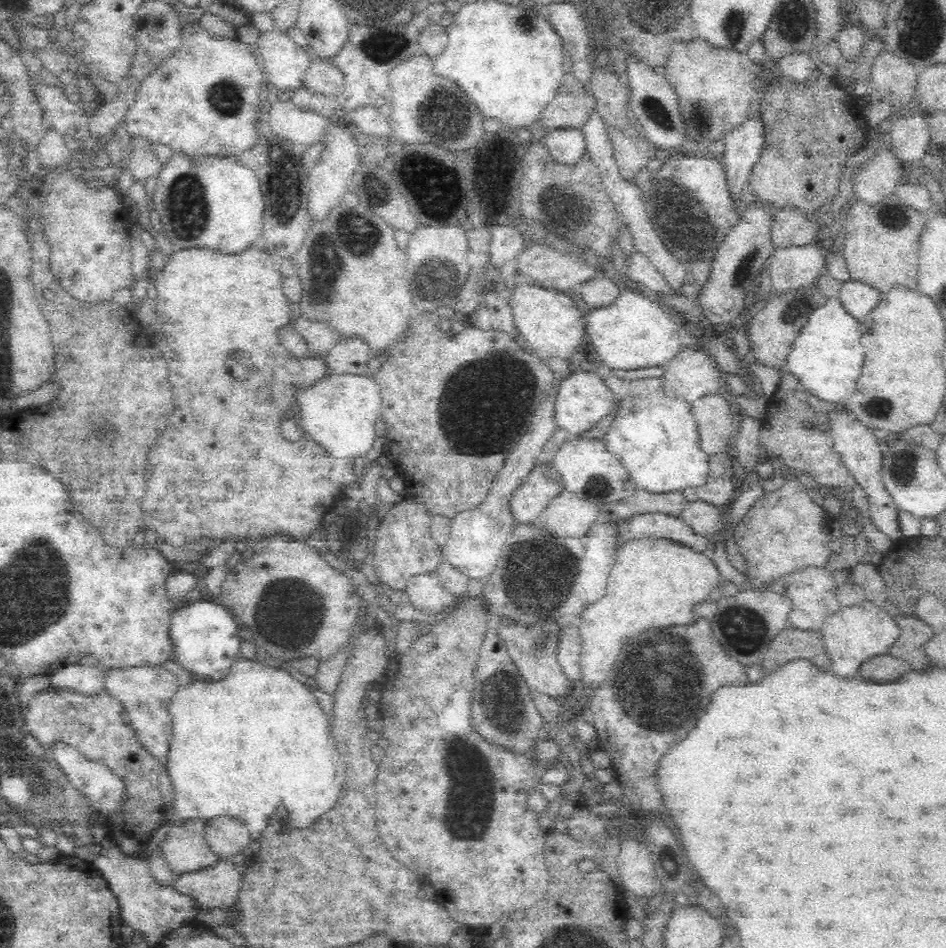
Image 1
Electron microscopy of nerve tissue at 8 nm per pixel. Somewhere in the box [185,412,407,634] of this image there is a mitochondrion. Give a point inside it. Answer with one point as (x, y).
(285, 592)

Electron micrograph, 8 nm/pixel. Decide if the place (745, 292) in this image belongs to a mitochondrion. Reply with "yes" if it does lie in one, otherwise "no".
no

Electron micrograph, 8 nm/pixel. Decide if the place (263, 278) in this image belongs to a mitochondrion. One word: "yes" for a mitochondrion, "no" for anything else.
no

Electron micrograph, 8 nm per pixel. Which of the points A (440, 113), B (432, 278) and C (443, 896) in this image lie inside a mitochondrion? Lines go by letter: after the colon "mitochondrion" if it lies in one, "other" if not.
A: mitochondrion
B: mitochondrion
C: other

